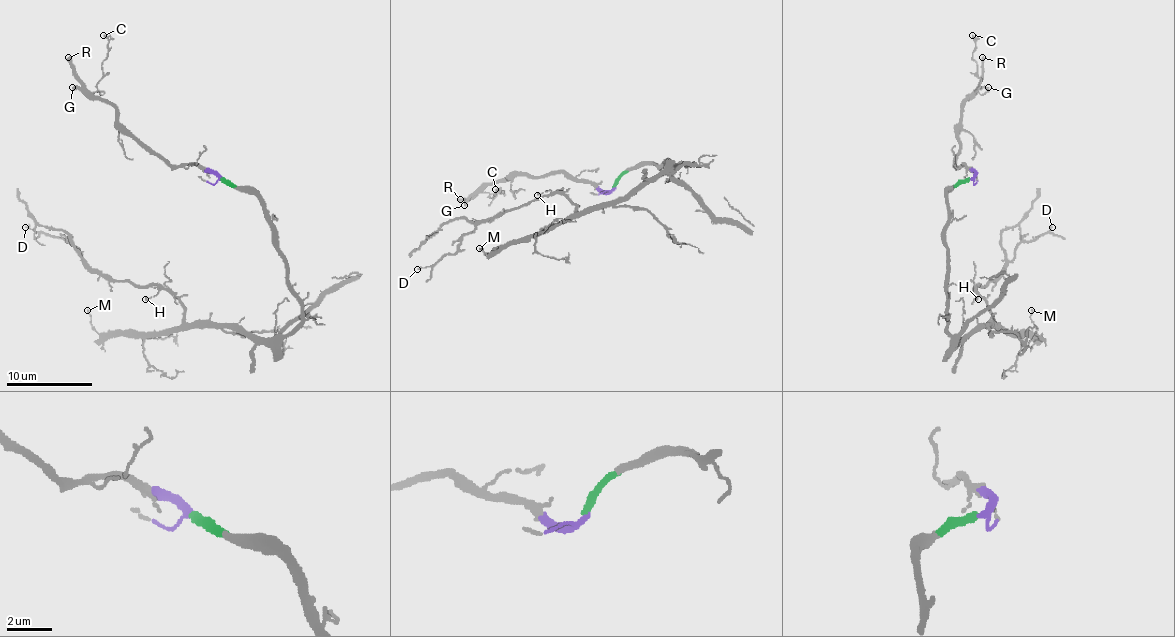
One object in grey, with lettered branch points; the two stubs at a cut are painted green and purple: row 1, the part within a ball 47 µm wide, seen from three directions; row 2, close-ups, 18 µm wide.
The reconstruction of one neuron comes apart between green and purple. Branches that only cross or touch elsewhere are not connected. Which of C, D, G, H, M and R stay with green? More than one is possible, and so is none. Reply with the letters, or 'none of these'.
D, H, M

